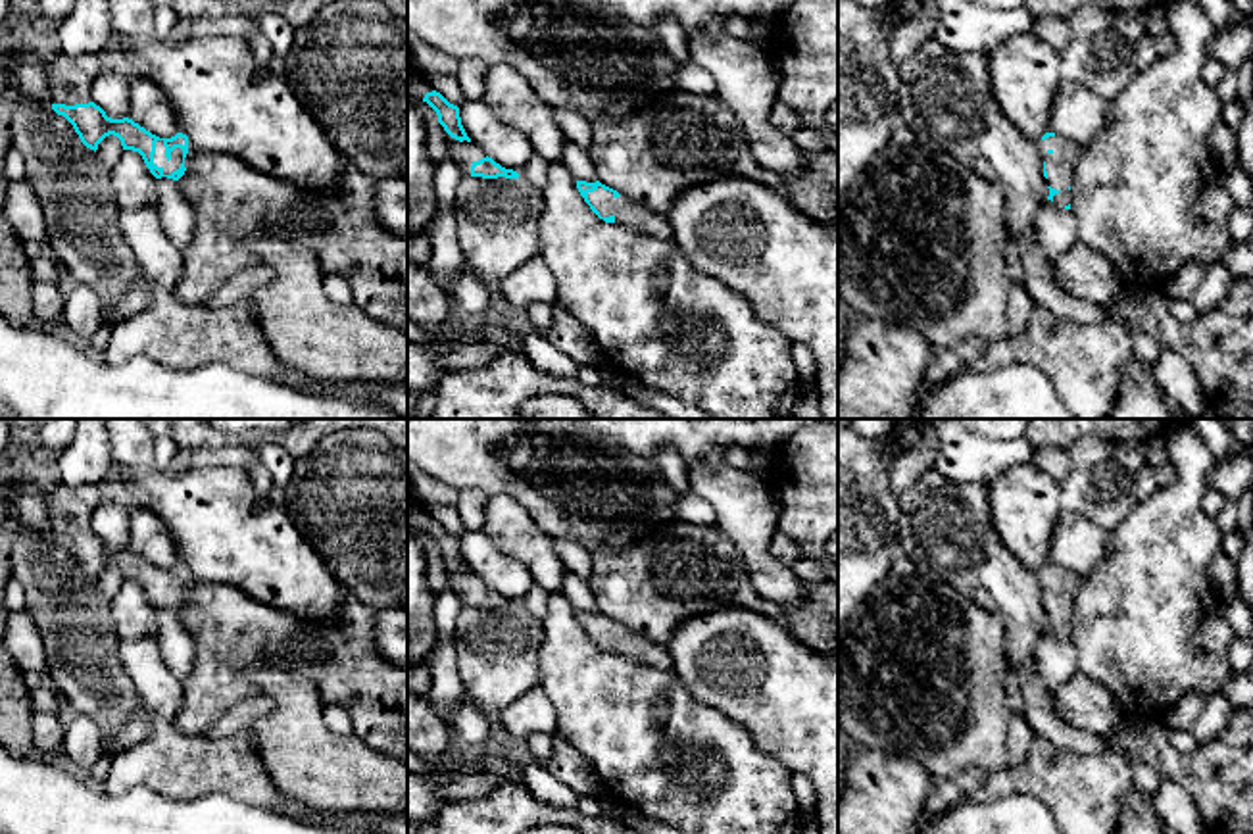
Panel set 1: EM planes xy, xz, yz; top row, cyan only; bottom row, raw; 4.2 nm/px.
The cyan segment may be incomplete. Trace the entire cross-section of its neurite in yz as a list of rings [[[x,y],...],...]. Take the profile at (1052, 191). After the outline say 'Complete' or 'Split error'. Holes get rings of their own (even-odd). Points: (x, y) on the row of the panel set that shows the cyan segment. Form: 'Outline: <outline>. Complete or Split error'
Outline: [[[1045,133],[1038,142],[1044,159],[1044,177],[1047,181],[1047,200],[1070,209],[1072,171],[1080,159],[1082,146],[1055,133]]]. Split error

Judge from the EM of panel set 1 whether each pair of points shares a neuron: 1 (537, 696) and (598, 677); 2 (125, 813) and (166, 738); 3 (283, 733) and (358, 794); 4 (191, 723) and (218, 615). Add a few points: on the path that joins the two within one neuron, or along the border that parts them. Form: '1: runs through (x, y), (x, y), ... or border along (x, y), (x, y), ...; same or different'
1: border along (540, 685), (556, 711), (556, 731); different
2: border along (98, 784), (110, 794), (147, 786), (181, 802); different
3: runs through (302, 752), (325, 773), (339, 775); same
4: runs through (189, 696), (189, 685), (204, 669), (214, 642); same

